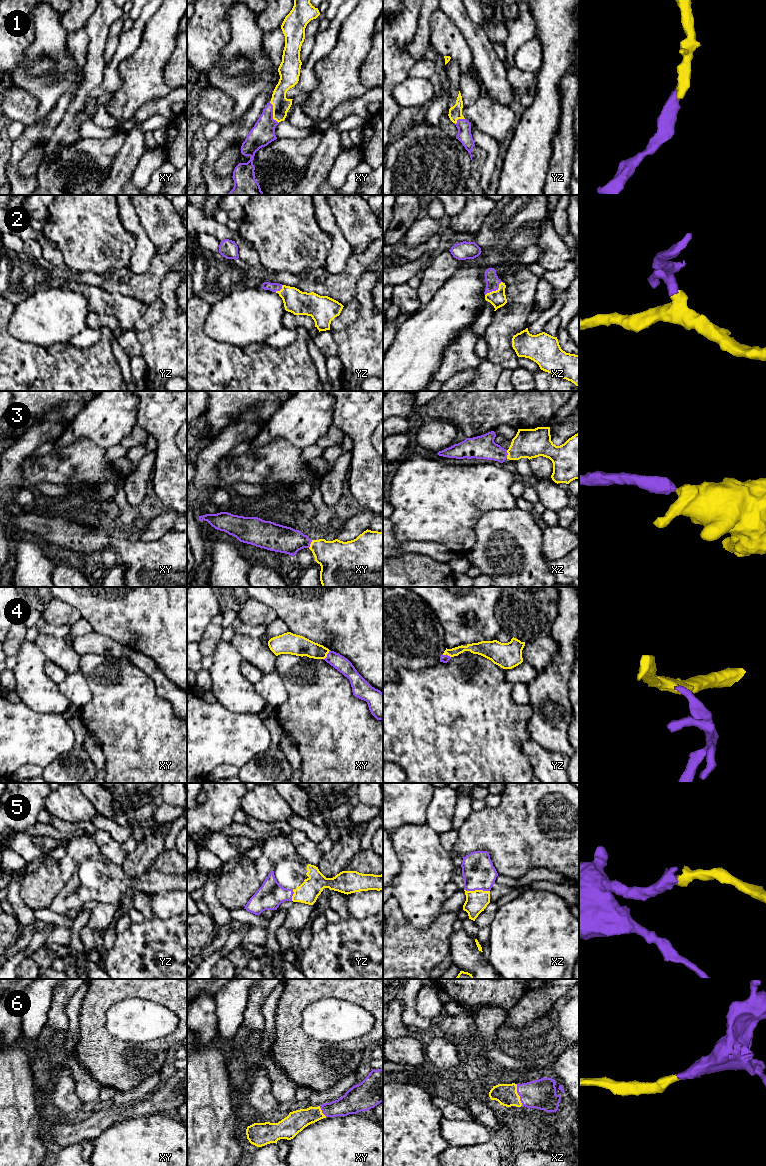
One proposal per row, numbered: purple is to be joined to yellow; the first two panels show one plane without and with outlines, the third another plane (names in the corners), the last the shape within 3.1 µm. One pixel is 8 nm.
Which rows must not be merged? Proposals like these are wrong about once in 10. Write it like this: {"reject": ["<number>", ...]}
{"reject": []}

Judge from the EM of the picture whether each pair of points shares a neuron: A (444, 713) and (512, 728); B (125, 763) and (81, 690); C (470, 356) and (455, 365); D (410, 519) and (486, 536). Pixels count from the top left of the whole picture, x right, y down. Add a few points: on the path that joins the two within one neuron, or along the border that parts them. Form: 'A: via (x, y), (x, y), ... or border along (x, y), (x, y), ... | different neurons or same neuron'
A: via (461, 724), (495, 724) | same neuron
B: border along (85, 678), (91, 698), (80, 707) | different neurons
C: via (466, 357), (459, 361) | same neuron
D: border along (484, 512), (474, 525), (475, 544), (464, 554) | different neurons

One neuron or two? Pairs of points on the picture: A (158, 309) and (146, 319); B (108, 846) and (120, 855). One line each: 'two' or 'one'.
A: one
B: one

